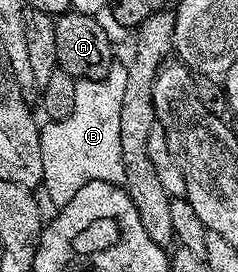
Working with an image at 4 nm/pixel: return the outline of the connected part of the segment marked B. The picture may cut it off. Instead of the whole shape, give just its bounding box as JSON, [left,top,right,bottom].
[40,64,128,208]

